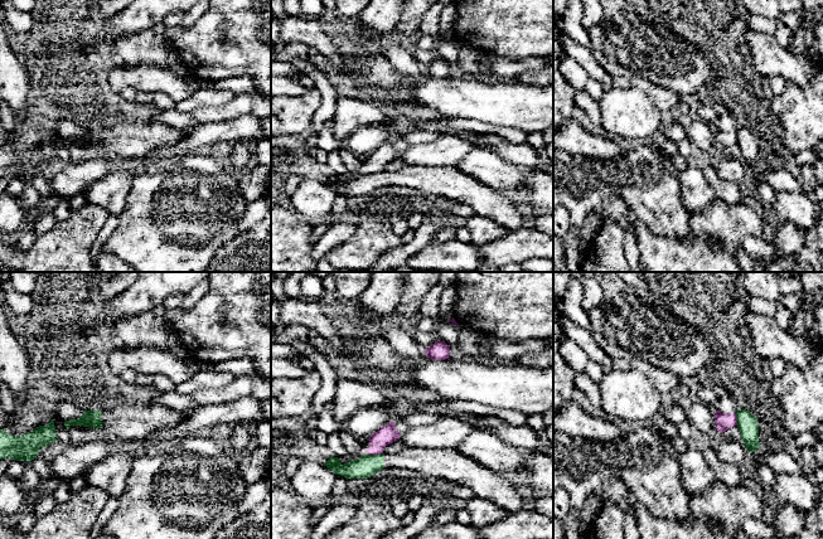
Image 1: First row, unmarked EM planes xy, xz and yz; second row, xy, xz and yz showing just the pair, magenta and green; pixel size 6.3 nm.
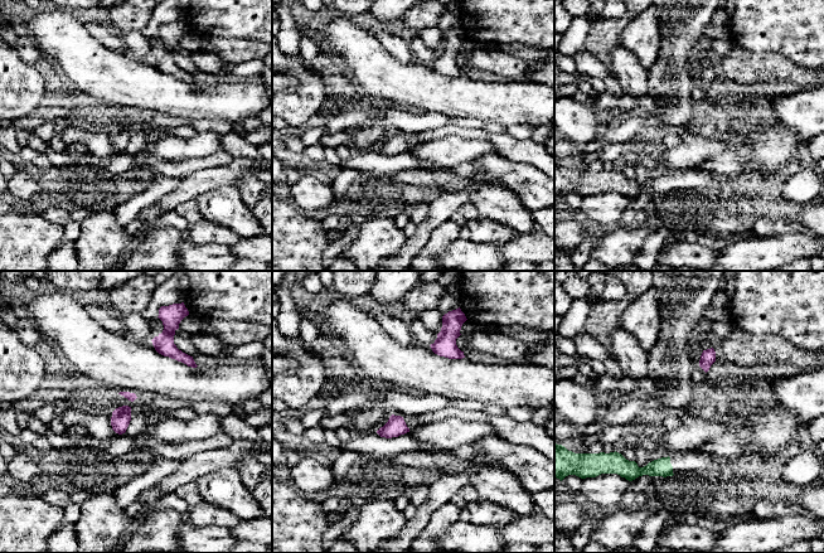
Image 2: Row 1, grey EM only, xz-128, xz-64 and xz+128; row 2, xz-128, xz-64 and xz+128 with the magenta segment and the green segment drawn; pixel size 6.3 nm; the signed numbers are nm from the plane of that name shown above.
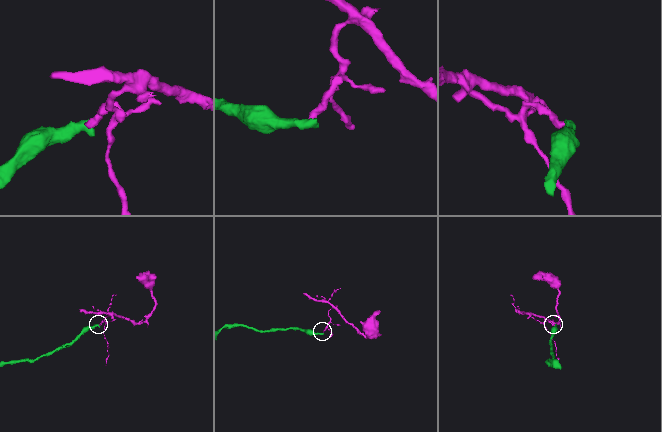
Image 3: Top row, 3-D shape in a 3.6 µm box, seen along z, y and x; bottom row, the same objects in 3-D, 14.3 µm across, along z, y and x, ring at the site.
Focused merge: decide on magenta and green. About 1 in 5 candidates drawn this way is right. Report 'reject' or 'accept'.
reject

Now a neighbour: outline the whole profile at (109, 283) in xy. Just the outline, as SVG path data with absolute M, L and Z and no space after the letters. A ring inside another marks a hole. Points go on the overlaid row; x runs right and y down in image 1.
M97 272L95 285L105 300L112 300L131 287L142 272Z

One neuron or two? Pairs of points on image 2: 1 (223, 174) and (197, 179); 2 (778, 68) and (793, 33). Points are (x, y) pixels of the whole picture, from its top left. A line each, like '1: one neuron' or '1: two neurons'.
1: one neuron
2: two neurons

